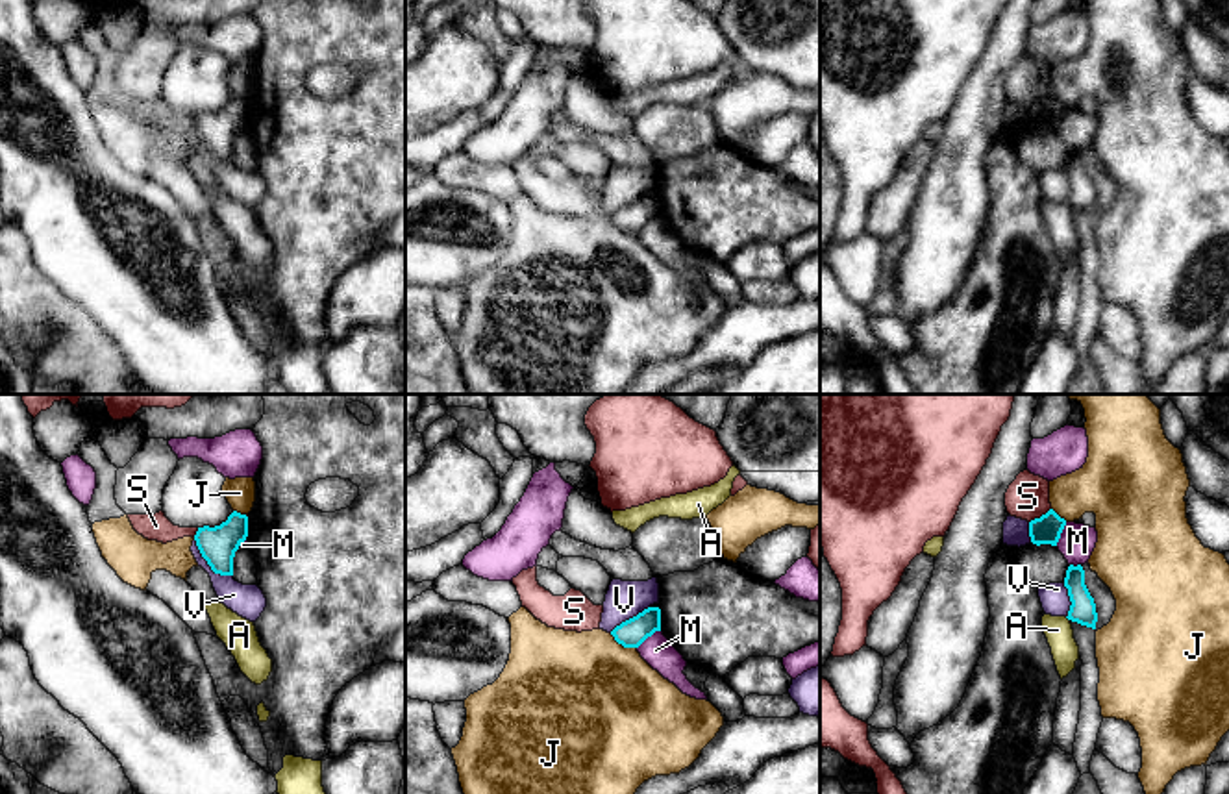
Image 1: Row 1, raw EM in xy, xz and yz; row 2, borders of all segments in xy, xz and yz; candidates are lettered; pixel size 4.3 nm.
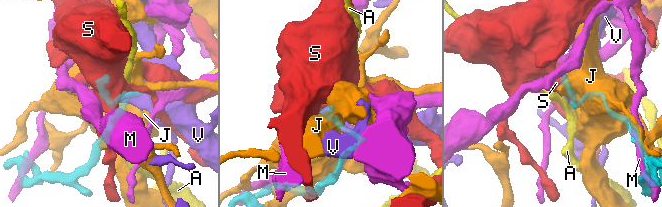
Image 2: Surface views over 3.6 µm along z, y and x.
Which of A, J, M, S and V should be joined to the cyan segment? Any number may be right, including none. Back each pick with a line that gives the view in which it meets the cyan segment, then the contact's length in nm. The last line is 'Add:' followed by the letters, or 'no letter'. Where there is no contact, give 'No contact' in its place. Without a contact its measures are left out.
Add: no letter

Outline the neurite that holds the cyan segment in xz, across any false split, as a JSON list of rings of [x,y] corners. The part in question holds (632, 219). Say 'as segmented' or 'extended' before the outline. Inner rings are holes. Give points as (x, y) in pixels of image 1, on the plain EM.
as segmented | [[[648,192],[637,202],[616,211],[611,220],[624,233],[639,233],[655,217],[661,217],[661,194]]]

